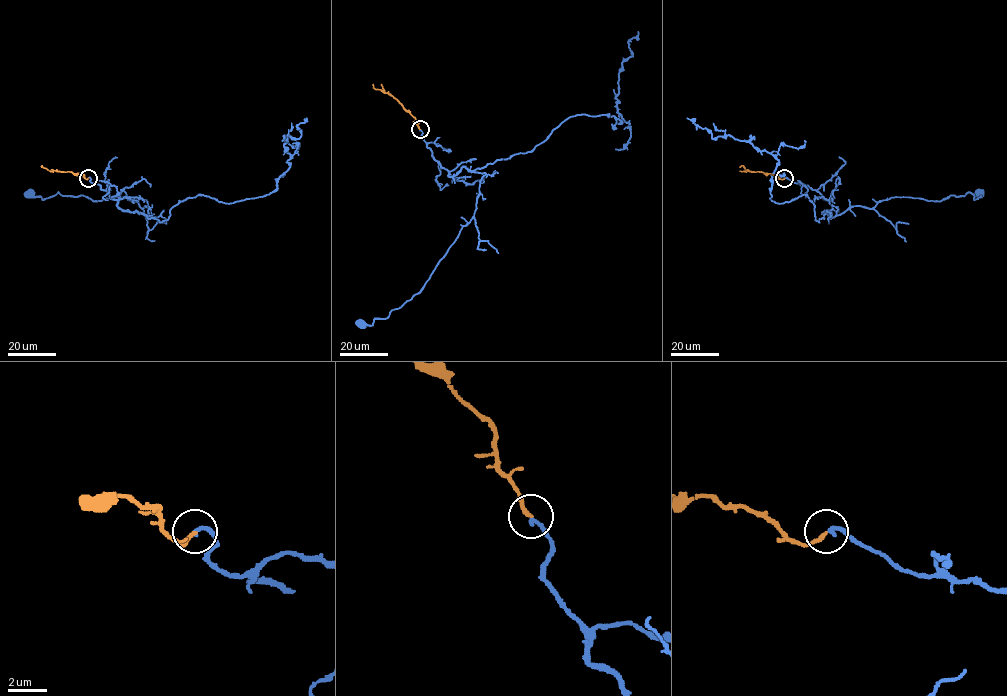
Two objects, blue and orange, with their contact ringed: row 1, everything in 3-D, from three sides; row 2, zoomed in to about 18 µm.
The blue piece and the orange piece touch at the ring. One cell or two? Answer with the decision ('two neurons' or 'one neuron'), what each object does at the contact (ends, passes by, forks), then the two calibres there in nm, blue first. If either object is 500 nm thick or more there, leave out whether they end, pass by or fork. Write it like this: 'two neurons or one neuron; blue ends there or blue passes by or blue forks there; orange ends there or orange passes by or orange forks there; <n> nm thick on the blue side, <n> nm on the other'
one neuron; blue ends there; orange ends there; 220 nm thick on the blue side, 200 nm on the other

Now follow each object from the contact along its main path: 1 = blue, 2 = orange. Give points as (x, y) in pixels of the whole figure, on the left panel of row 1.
1: (88, 178), (123, 210), (153, 218), (146, 205), (124, 197), (92, 200), (57, 192), (43, 199), (31, 194)
2: (88, 178), (42, 167)

